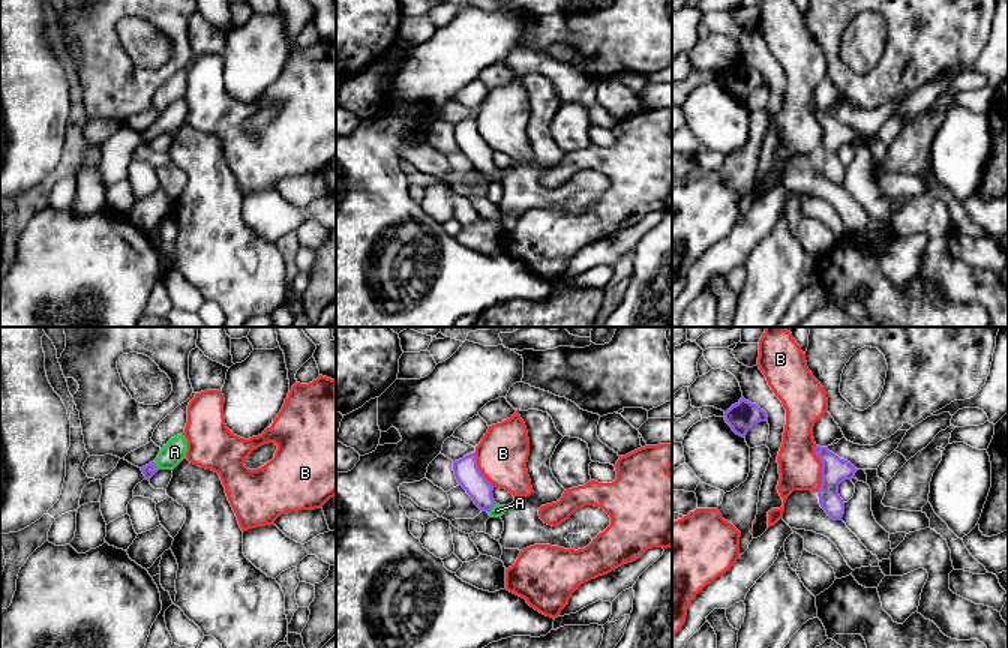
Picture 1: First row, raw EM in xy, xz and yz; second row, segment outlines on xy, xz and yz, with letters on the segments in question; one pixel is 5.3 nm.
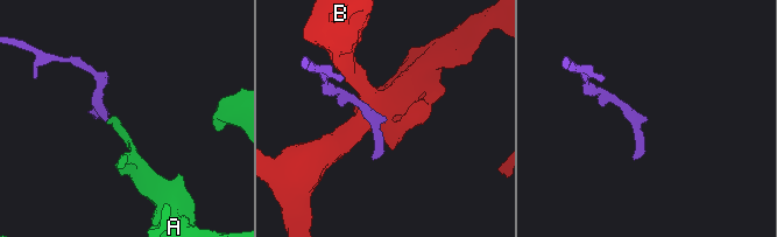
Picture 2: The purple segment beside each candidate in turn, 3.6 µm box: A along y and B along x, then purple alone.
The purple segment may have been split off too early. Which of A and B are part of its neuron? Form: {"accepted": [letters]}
{"accepted": ["A"]}

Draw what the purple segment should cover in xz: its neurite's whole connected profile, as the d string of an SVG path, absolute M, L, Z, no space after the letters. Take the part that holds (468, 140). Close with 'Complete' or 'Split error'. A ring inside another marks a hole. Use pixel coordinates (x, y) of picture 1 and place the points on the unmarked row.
M476 116L454 124L453 135L459 150L462 150L474 168L480 174L488 176L490 182L501 182L510 172L510 168L500 170L495 166L492 159L494 150L478 134Z. Split error

